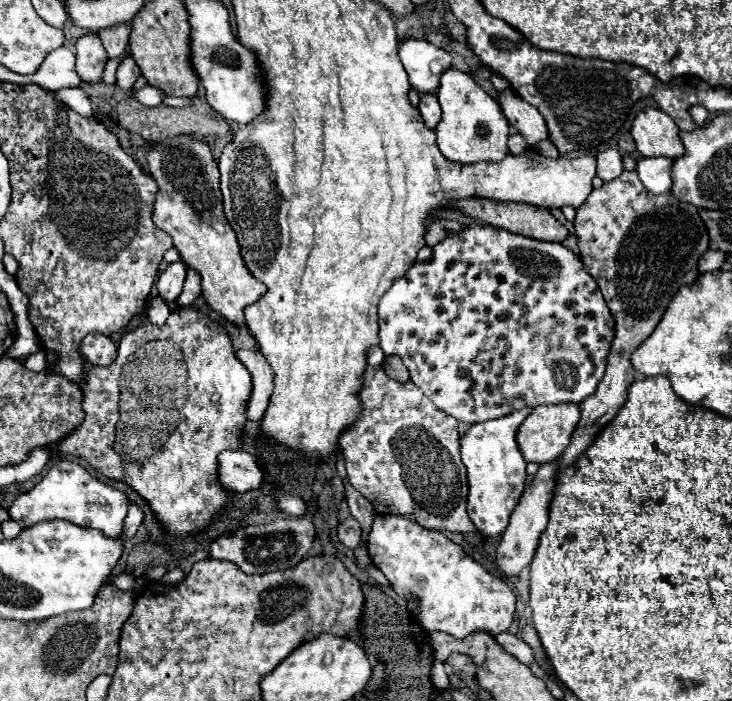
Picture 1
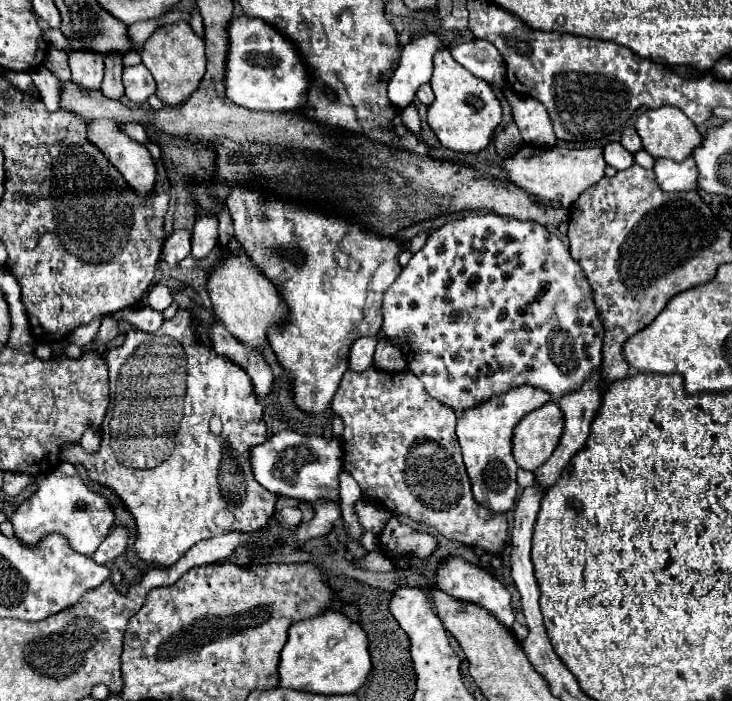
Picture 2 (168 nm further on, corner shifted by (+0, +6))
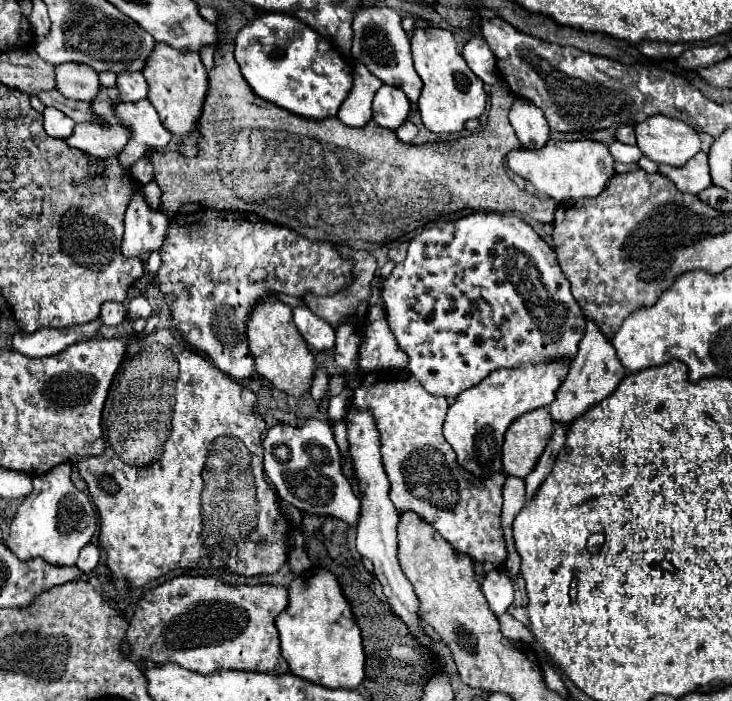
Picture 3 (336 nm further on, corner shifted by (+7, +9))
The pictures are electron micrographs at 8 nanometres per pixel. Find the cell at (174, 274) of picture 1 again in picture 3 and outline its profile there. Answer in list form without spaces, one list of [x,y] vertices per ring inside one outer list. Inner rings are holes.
[[[137,296],[137,298],[133,298],[129,302],[129,316],[131,316],[131,320],[135,320],[135,318],[149,318],[151,312],[153,312],[153,308],[151,308],[151,304],[149,304],[149,300],[145,296]]]

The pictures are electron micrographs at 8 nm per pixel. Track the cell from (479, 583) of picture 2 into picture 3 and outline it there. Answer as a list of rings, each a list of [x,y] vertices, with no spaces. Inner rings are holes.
[[[491,570],[483,578],[483,594],[489,602],[489,608],[493,610],[495,616],[501,616],[507,612],[507,608],[513,602],[513,584],[511,578],[499,570]]]

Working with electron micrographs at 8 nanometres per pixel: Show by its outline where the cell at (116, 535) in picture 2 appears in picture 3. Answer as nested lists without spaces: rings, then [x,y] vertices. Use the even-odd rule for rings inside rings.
[[[87,544],[87,546],[81,550],[79,560],[77,560],[79,570],[83,570],[83,572],[91,572],[91,570],[97,566],[97,562],[99,562],[99,554],[101,554],[101,548],[99,548],[99,546],[95,546],[95,544]]]

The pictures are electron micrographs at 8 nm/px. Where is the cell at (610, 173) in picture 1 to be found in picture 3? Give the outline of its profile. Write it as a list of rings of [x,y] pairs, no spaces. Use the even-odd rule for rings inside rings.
[[[613,140],[609,144],[609,152],[617,162],[623,162],[623,164],[633,164],[643,156],[641,150],[637,150],[637,146],[627,146],[627,144],[621,144],[617,140]]]

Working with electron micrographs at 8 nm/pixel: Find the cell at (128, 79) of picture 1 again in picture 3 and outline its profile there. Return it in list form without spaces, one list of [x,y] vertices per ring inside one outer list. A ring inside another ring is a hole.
[[[141,72],[119,74],[117,76],[117,88],[121,92],[123,102],[139,102],[139,100],[147,98],[147,92],[149,92],[149,84]]]

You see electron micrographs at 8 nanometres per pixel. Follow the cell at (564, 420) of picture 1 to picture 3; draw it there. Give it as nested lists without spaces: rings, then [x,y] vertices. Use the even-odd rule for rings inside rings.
[[[547,408],[531,410],[513,420],[505,432],[503,468],[507,474],[525,478],[543,454],[553,434],[553,418]]]

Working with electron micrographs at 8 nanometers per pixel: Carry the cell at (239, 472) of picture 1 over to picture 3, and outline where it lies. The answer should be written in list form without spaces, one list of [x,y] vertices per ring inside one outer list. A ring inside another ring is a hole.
[[[345,388],[339,396],[333,396],[325,420],[309,418],[301,428],[293,428],[289,424],[277,424],[269,428],[263,440],[263,448],[265,474],[281,500],[293,504],[301,512],[333,516],[349,526],[355,526],[361,518],[361,498],[353,492],[349,480],[341,474],[339,448],[333,434],[333,426],[345,418],[351,396],[351,388]]]

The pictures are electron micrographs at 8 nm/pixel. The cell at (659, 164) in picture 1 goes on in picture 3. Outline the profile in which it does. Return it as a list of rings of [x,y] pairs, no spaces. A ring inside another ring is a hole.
[[[699,152],[697,156],[693,156],[685,166],[681,168],[673,168],[673,166],[659,166],[659,172],[663,176],[667,176],[679,192],[689,192],[689,194],[699,194],[701,190],[705,190],[711,184],[711,176],[709,176],[709,164],[707,164],[707,154]]]

